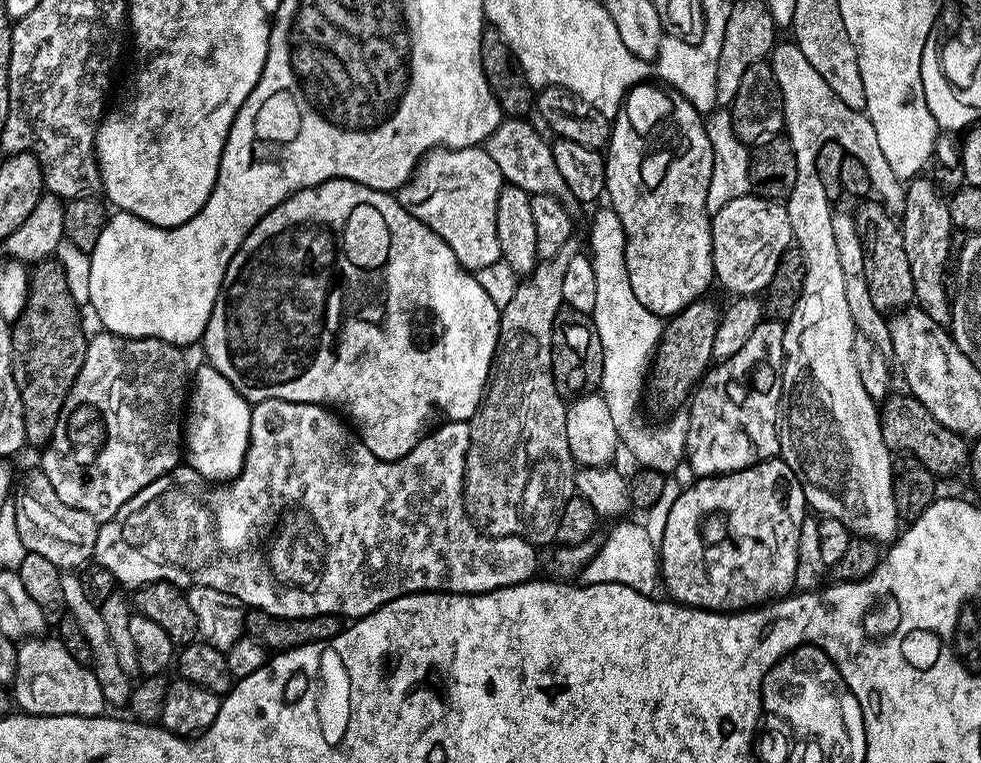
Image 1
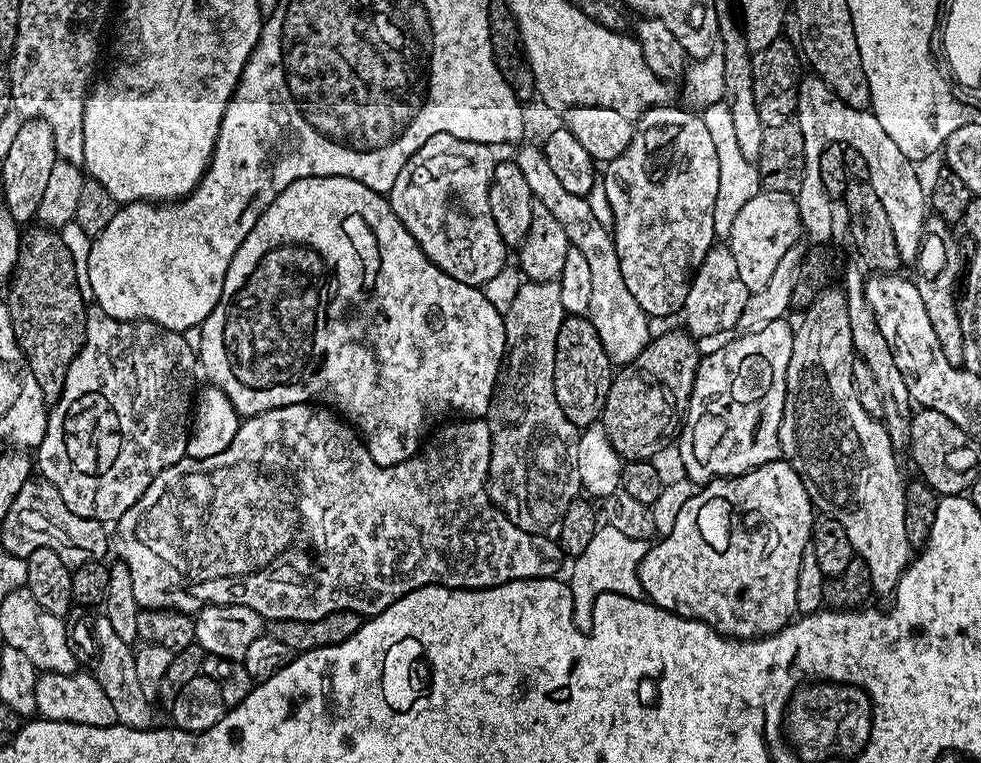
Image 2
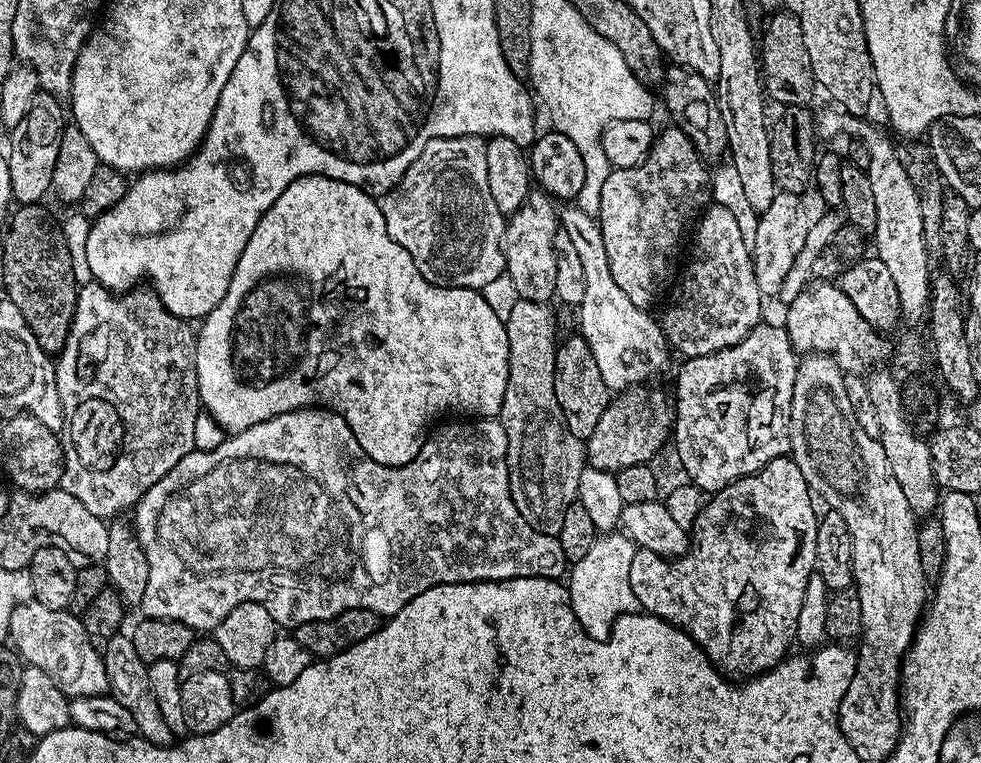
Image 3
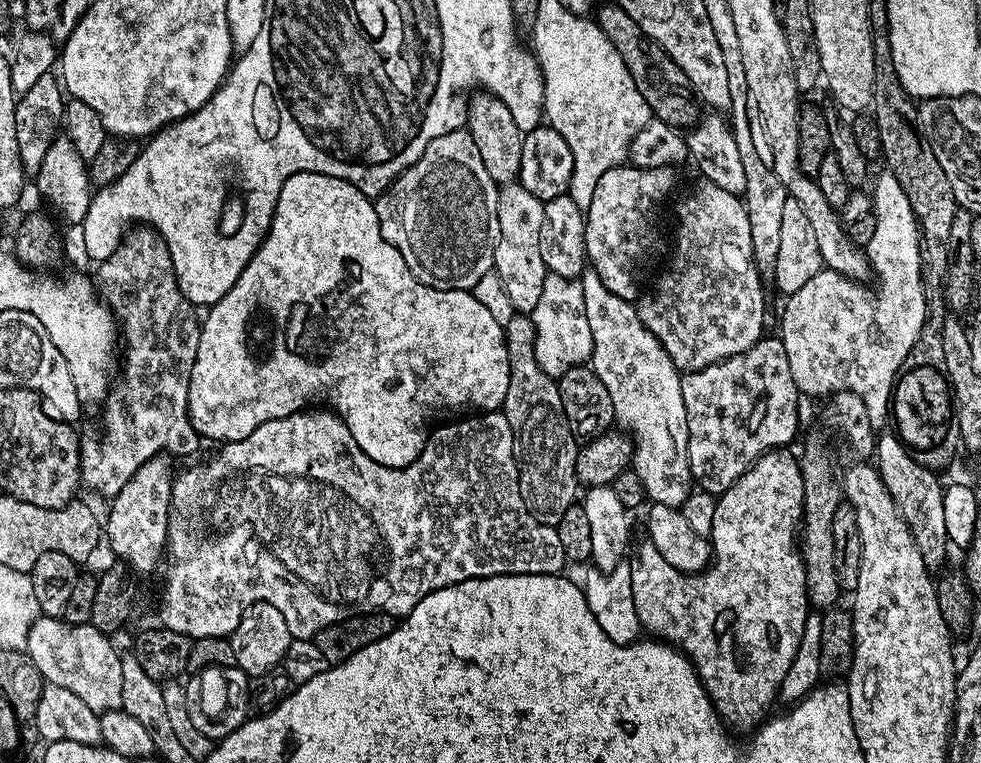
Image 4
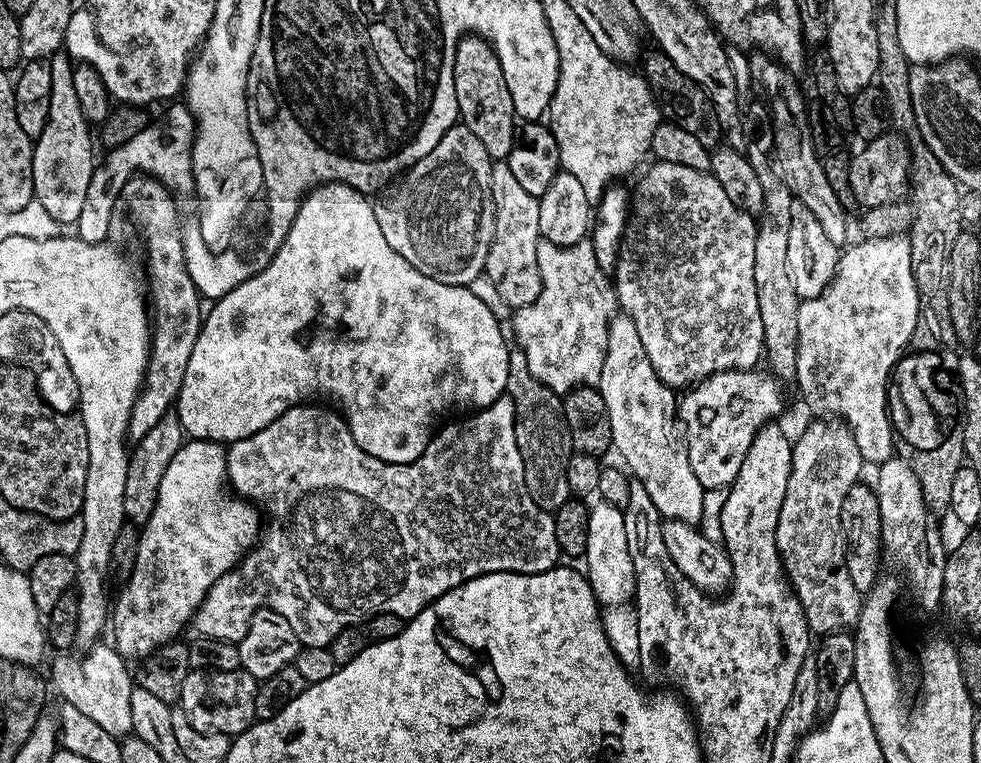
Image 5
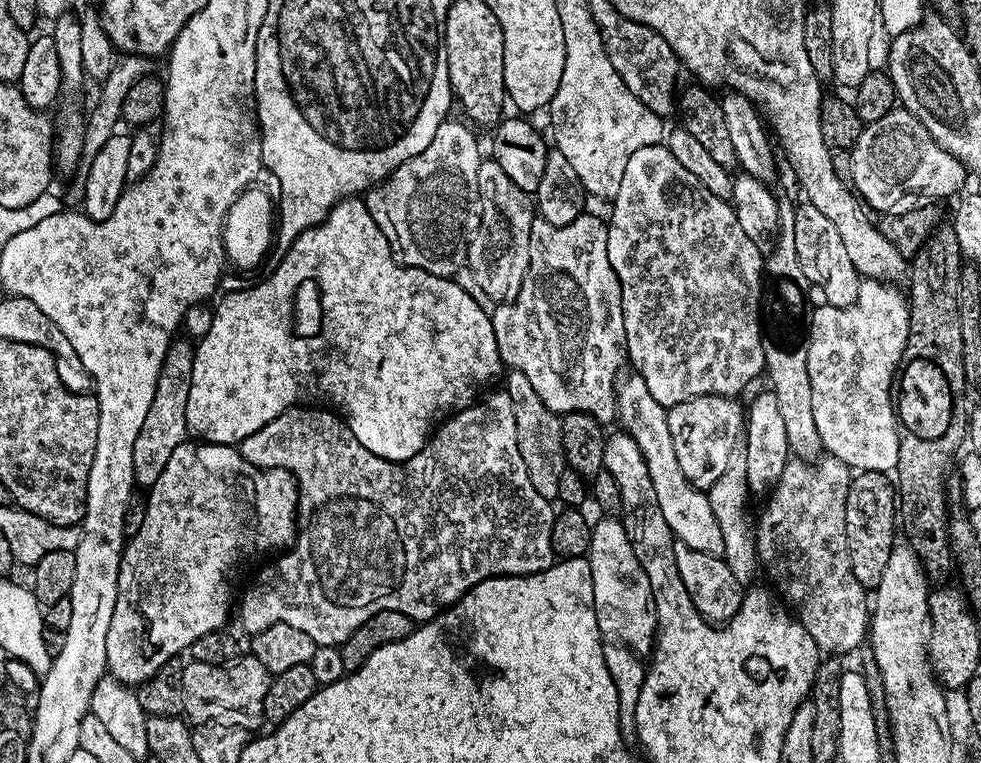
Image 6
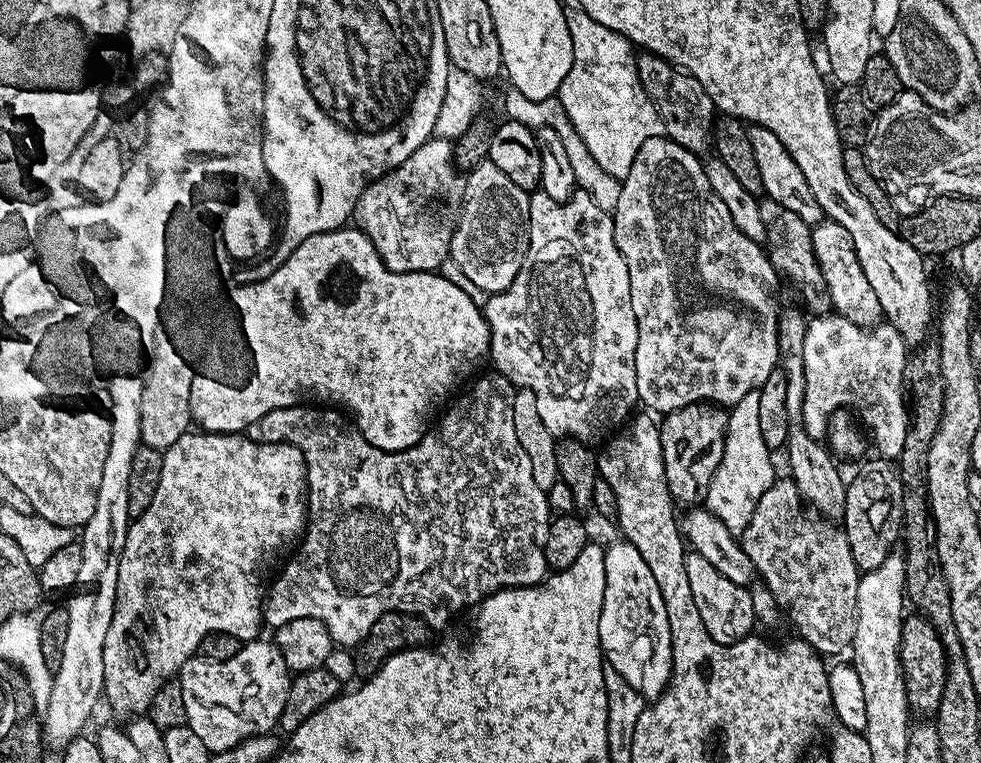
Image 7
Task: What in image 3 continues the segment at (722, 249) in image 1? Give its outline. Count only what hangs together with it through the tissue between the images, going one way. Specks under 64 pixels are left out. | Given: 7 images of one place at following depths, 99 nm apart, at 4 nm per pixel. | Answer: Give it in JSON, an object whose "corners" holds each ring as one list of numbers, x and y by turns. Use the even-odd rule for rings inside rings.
{"corners":[[777,191,774,202,764,212,759,213,755,245,752,249,752,269,754,278,758,282,761,297,775,297,786,278,787,270,795,260,795,256,802,250,806,239,810,215,804,209,799,195,794,192]]}

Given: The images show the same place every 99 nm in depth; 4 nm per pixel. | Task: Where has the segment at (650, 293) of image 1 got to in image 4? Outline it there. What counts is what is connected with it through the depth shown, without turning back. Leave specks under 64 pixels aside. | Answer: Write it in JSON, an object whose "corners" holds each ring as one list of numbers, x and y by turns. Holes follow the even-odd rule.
{"corners":[[611,168,598,178,594,198,586,201,584,255,591,271,602,278,602,286,606,286,610,294,618,294,618,298,637,299,636,263,644,252,644,239,652,228,656,204,663,202,676,180,674,173,672,168]]}

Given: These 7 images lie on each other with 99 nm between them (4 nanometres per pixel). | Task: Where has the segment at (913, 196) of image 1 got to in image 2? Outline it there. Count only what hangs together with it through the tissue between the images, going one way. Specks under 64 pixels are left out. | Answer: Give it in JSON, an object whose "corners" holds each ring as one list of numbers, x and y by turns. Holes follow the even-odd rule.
{"corners":[[932,214,925,219,924,237,914,261,914,267,916,267,914,283,918,295,922,298,922,306,926,306,930,327,933,328,934,335,938,337,938,346,942,346,942,354,946,354,946,358,951,364,960,366,964,362,962,358,962,322,960,321,960,305,958,303,958,285,962,280,962,260,960,264,960,244,956,241,956,236,952,231,950,225,939,215]]}

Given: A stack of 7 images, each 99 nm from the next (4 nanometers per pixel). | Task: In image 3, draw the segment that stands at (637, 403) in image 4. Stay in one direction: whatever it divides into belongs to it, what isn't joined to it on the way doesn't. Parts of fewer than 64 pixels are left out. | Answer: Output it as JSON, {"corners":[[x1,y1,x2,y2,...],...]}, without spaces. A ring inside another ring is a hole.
{"corners":[[564,206,559,209,558,224,566,238,574,242,574,251,582,262,582,274,586,274,586,294,582,294,582,302,578,305,578,332,586,338,594,362,598,362,602,382,606,382,609,390,616,394,631,385,643,385,668,364,670,345,663,327,657,317,655,320,651,316,651,311,634,306,634,302,630,302,618,287,618,282,614,282,606,258,606,244,602,242,600,221,593,213,575,206]]}

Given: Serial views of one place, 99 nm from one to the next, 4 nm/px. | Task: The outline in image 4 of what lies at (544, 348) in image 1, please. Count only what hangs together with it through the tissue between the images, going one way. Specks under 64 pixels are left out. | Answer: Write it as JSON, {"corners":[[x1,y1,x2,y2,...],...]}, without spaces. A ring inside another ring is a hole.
{"corners":[[515,314,510,324,504,326,506,354,510,358,510,387,506,389,506,398,502,409,506,422,510,422,510,430,514,434,514,454,516,465,520,471,520,493,522,502,526,502,526,510,534,514,539,524,555,526,562,514,570,505,577,503,578,483,575,476,575,458,578,449,578,438,572,433,572,427,564,417,562,410,562,394,560,385,553,377,538,366,538,358,534,354,534,322,531,315]]}

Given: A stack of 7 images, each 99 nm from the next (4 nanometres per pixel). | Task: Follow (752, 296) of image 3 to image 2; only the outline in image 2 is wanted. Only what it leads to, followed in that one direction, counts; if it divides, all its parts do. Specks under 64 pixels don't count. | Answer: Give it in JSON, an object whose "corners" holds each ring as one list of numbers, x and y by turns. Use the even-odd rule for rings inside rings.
{"corners":[[714,246,706,254,706,258,700,263,696,269,692,283,688,286,688,297,682,309,682,317,688,325,687,331,696,338,701,336,716,336,719,332,733,331,737,327,742,310,745,309,747,298,749,295,746,282,742,282,742,278,738,278,738,265,734,262,734,254,730,254,730,250,726,246]]}

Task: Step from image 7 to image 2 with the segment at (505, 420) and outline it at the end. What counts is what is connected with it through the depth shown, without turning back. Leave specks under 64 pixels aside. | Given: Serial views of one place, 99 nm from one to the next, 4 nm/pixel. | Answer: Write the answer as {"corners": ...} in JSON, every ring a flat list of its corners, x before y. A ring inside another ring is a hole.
{"corners":[[295,404,294,406,282,406,274,410,266,410,257,416,247,417,241,423,238,434,234,434,234,442,230,442,230,446,226,446,226,450,222,450,222,454,214,454,201,460,185,458,179,460,174,466,162,470,154,478,154,482,150,482,150,486,144,491,142,498,138,498,138,502,134,502,134,506,130,506,130,510,126,510,126,514,122,514,119,520,115,521,114,552,120,555,117,557,130,570,130,576,134,582,134,598,138,598,141,608,177,608,178,611,189,614,199,612,207,604,241,604,242,606,250,606,250,610,254,610,259,616,264,617,265,621,317,620,326,614,337,612,338,610,359,612,361,617,371,618,377,616,382,610,389,608,394,602,398,602,398,598,402,598,419,588,425,588,427,584,443,584,446,588,492,588,496,584,506,584,510,580,539,580,541,578,555,577,559,573,556,571,559,570,560,559,562,559,559,543,555,539,546,536,535,536,529,532,523,532,518,526,514,526,514,522,510,522,510,518,505,512,500,511,488,499,488,471,490,470,492,443,490,442,490,426,487,419,464,418,461,421,461,424,446,425,432,441,429,439,421,447,420,451,416,455,411,456,409,460,403,460,401,464,395,464,394,466,382,466,378,462,374,462,374,458,370,458,368,447,365,446,359,435,337,413,329,410,327,407,313,406,312,404]]}

